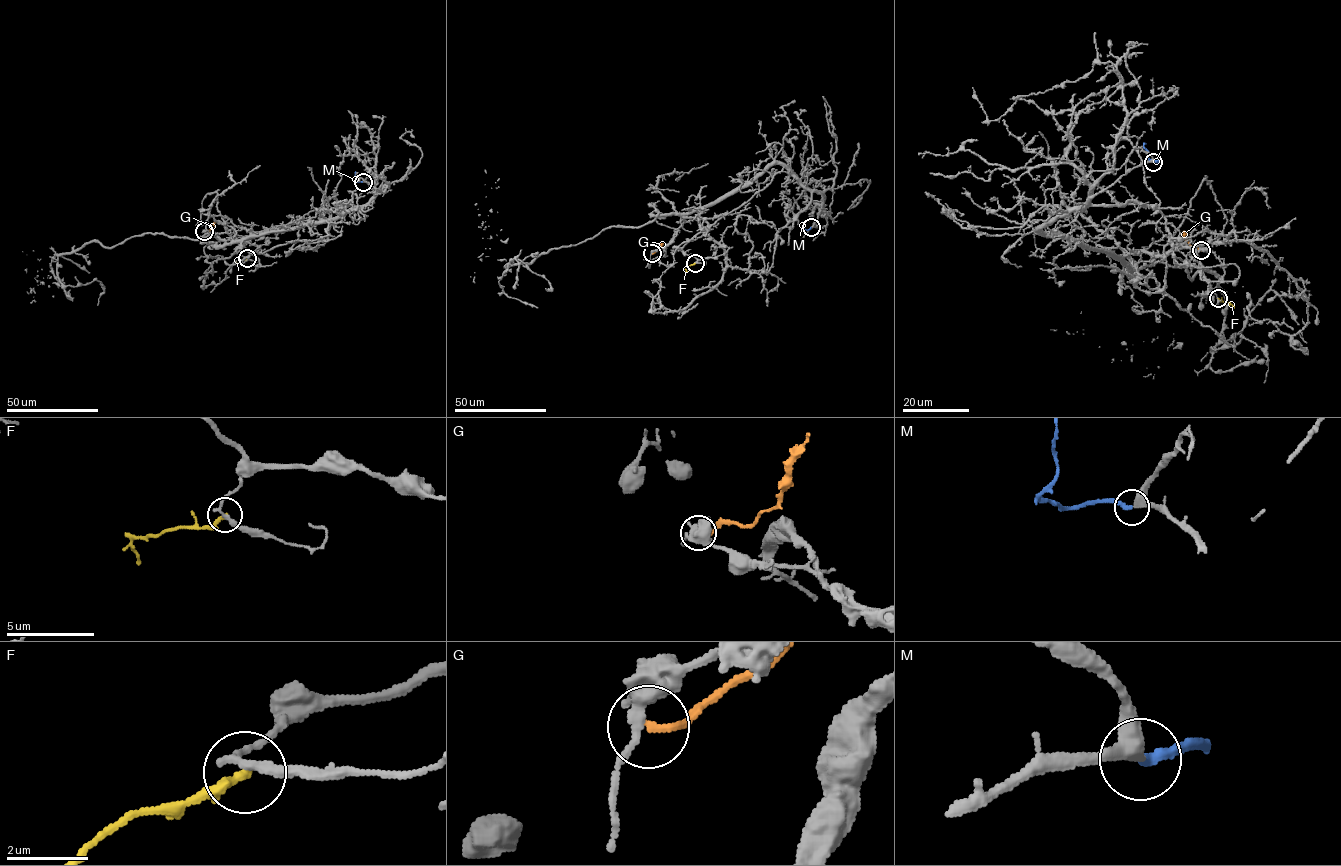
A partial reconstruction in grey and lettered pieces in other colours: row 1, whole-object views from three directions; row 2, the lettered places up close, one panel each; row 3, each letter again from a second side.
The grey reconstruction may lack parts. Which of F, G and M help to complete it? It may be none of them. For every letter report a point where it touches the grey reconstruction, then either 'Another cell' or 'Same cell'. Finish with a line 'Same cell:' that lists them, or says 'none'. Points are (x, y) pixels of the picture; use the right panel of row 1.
F: Touches grey at (1218, 298). Another cell
G: Touches grey at (1201, 250). Another cell
M: Touches grey at (1153, 162). Same cell
Same cell: M

